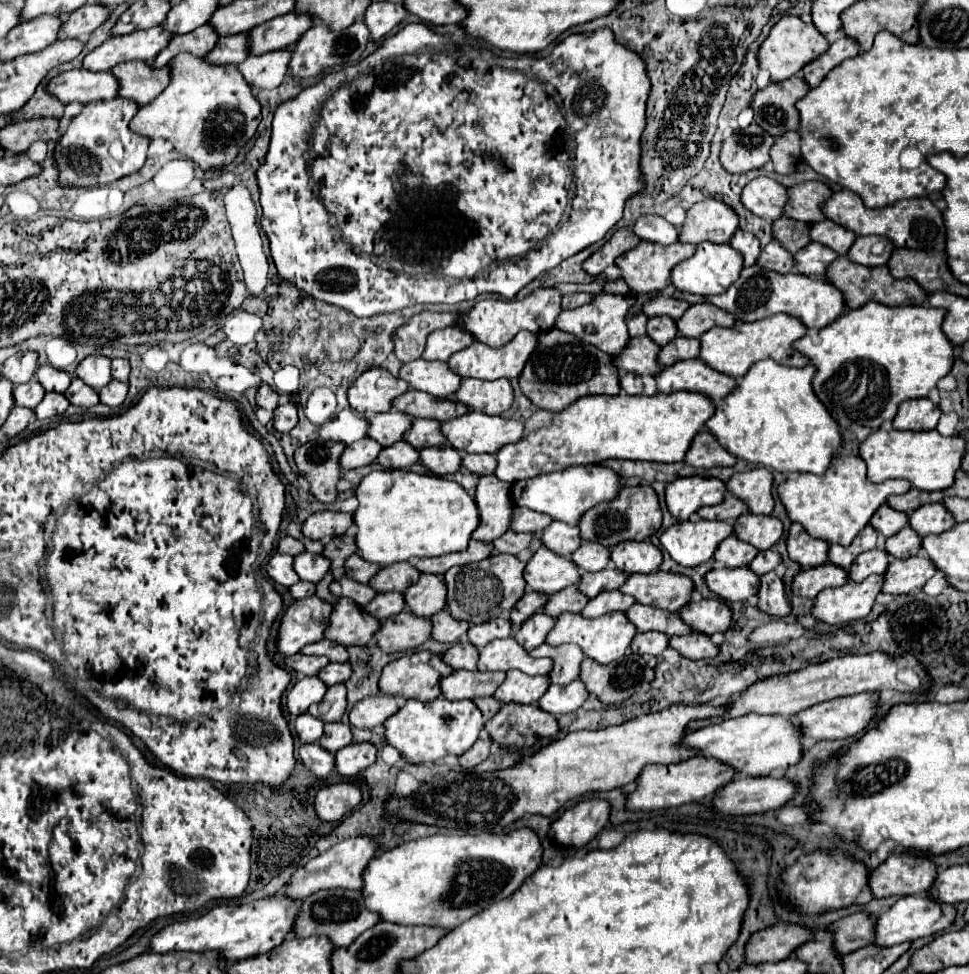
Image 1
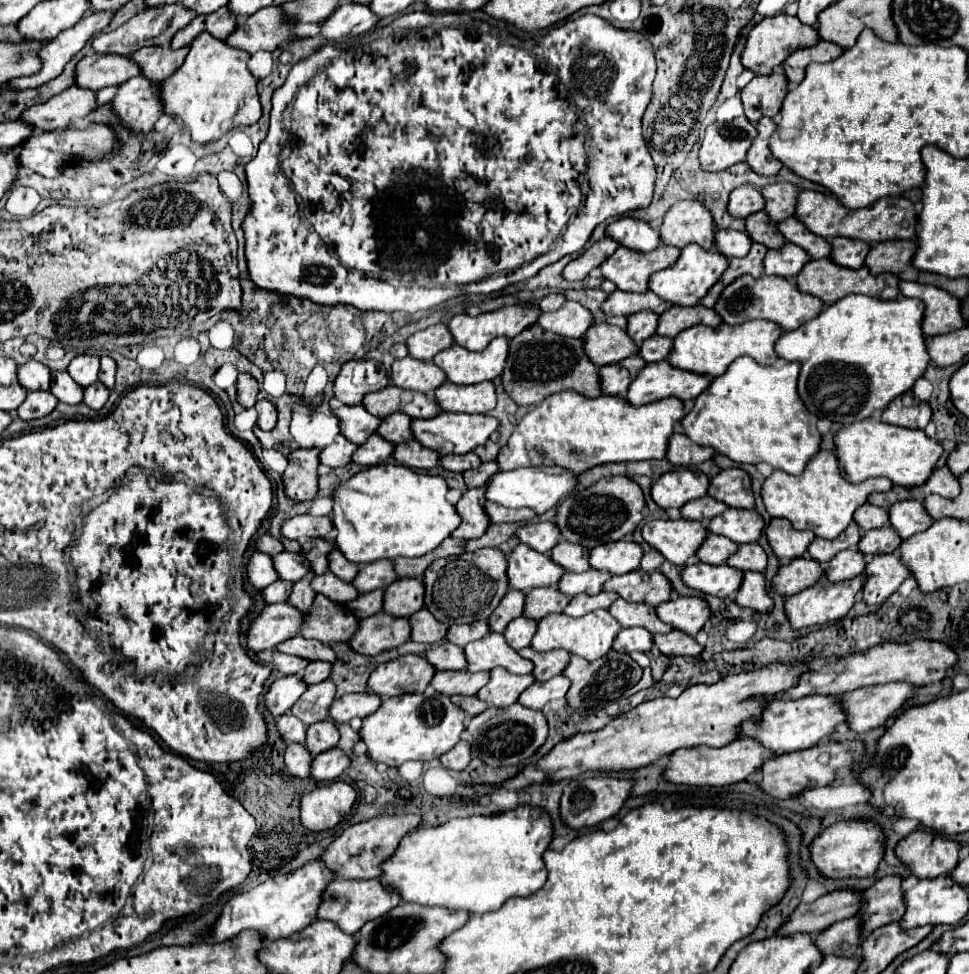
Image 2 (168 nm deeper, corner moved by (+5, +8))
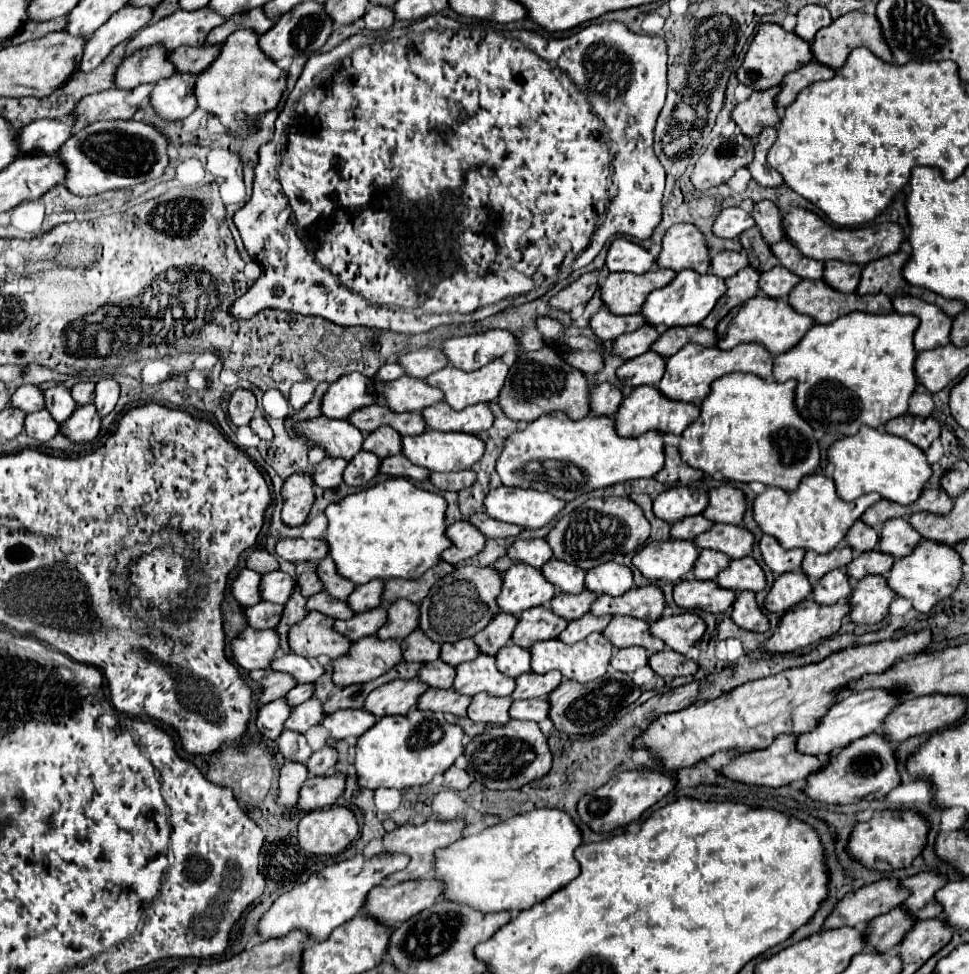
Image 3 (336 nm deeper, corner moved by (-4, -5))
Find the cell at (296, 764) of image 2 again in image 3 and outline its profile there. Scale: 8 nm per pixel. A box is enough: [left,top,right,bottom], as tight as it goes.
[278,761,308,807]

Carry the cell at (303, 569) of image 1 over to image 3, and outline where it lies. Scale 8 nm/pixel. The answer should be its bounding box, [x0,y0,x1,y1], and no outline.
[260,571,294,605]

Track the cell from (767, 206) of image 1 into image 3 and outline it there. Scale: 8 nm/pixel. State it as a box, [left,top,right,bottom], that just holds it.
[712,207,754,239]

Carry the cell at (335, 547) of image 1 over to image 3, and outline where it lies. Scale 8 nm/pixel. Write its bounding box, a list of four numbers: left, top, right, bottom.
[296,563,322,597]

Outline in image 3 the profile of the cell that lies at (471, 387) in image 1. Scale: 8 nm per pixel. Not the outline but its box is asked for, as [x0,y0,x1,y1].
[422,401,494,435]

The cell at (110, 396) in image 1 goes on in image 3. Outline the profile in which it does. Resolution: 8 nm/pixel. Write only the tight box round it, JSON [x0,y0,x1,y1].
[60,405,100,443]

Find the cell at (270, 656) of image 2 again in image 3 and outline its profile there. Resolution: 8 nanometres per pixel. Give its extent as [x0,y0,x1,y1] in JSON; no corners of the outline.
[250,671,294,705]

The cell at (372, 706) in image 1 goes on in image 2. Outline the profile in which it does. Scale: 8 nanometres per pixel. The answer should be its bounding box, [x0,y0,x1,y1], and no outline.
[329,692,381,722]

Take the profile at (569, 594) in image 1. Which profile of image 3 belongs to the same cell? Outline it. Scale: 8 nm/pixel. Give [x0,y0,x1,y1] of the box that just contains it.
[512,607,568,649]

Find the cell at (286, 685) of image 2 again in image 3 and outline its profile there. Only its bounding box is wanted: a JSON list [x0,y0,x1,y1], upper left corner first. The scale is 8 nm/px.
[256,699,292,741]

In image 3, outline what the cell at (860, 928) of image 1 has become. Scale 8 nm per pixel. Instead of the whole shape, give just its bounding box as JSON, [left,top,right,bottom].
[902,871,946,919]

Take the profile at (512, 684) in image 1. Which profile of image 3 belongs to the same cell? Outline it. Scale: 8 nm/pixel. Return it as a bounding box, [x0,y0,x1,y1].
[468,695,512,725]

